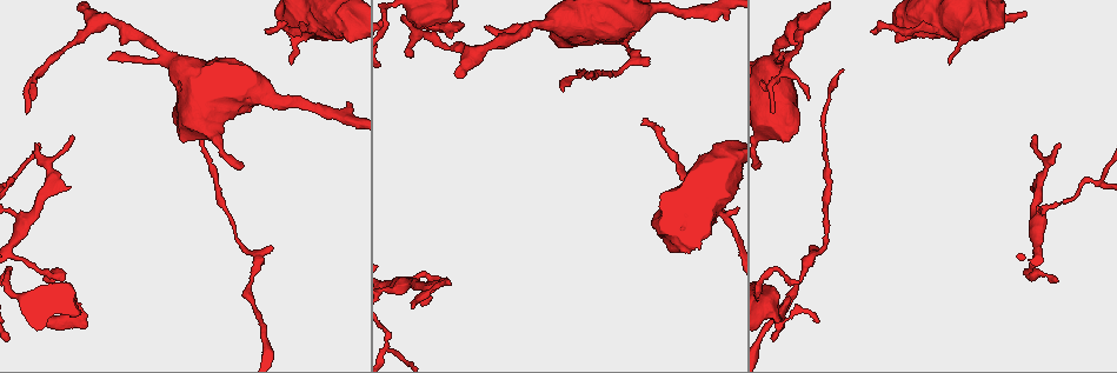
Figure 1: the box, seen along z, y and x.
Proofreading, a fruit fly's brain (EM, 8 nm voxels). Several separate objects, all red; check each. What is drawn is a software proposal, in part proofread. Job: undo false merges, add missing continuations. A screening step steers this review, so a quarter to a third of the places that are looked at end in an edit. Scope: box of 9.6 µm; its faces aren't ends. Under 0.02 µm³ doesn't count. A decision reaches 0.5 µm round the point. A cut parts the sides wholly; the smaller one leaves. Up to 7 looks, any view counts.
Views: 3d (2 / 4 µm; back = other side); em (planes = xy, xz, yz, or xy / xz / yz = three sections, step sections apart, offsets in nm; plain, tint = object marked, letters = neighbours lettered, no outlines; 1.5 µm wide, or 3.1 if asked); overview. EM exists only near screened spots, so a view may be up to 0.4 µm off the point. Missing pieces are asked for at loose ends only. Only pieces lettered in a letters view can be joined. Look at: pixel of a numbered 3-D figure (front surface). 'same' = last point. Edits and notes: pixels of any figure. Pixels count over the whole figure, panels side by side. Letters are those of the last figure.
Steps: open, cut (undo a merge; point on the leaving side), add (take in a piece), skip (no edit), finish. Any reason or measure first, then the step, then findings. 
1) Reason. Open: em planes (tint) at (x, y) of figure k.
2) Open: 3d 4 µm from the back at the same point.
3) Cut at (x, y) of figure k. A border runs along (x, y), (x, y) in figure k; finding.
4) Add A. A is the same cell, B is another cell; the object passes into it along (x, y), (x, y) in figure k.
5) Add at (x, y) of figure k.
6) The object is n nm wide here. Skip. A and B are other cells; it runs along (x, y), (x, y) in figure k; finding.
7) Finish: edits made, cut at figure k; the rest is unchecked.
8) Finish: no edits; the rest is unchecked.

Abrupt turn. Open: em planes (plain) at (628, 46) of figure 1.

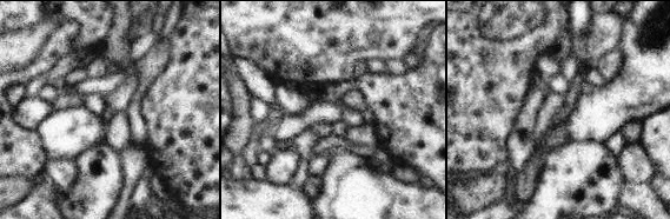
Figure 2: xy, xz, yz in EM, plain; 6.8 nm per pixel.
Open: em planes (tint) at the same point.

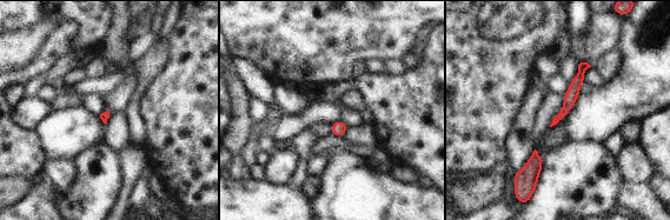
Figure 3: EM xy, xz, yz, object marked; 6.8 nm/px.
See the neighbours. Open: em planes (letters) at the same point.

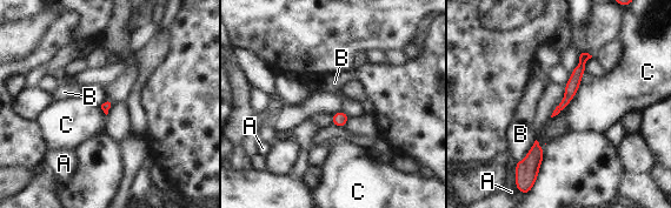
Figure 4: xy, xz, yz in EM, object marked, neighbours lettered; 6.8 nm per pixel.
Skip. A, B and C are other cells; it runs along (585, 55), (570, 94), (560, 107) in figure 4; continuous, no second neuron.

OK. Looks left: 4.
Thin end. Open: em planes (tint) at (841, 71) of figure 1.

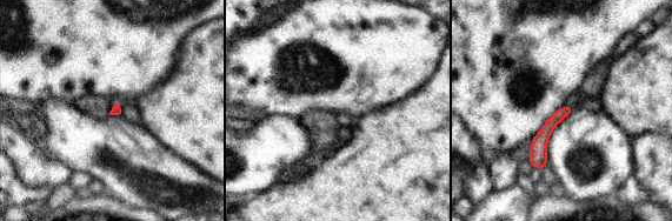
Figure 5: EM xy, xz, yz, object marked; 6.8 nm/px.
What lies round it. Open: em planes (letters) at the same point.

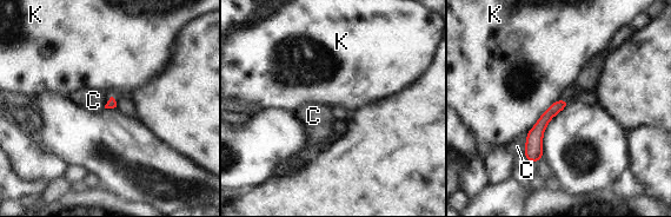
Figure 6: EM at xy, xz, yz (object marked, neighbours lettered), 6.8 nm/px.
The longest contact is with K, 340 nm. Skip. C and K are other cells; a border runs along (560, 98), (526, 132) in figure 6; no lettered piece goes on from it.

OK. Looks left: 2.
Finish: no edits; the rest is unchecked.

